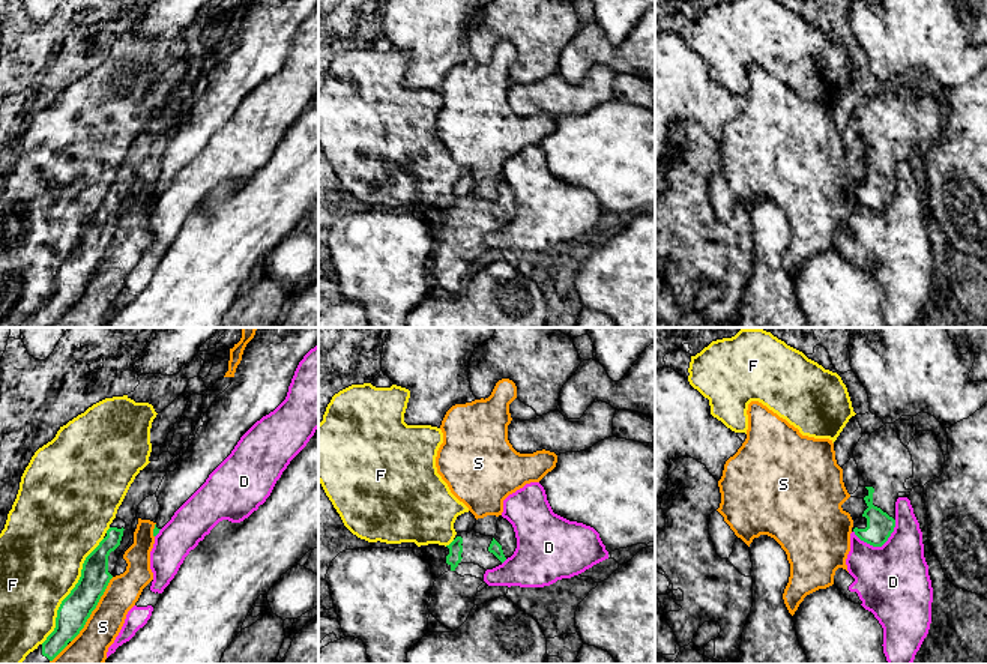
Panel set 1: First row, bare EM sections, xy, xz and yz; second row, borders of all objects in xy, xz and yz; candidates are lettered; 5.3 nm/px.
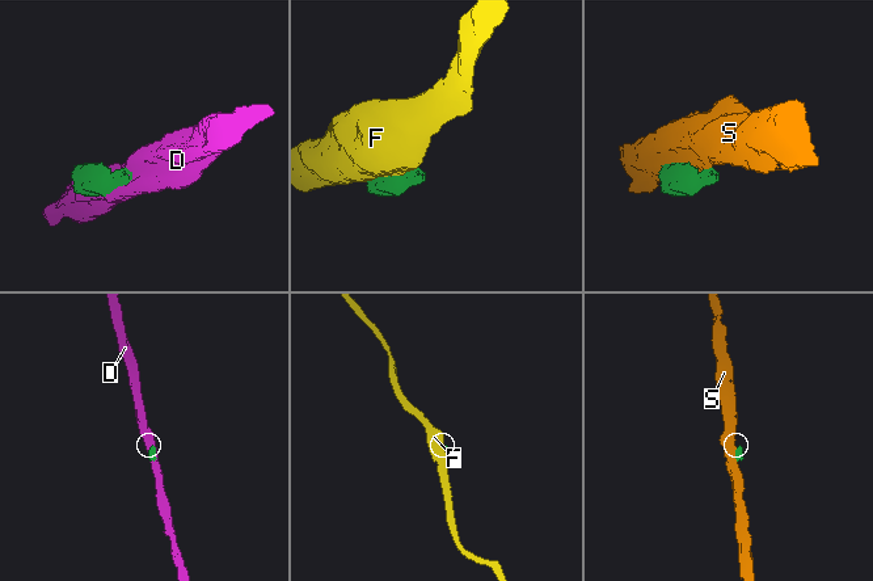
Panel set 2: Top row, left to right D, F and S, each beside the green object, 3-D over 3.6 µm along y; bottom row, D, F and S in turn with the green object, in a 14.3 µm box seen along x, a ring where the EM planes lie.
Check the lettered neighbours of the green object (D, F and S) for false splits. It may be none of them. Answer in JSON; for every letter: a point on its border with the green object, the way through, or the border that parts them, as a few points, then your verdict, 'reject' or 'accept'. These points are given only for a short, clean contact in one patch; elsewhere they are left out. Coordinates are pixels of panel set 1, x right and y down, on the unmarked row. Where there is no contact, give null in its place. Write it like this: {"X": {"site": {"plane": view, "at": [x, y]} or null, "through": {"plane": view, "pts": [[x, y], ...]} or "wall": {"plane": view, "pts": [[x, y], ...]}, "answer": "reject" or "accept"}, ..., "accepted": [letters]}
{"D": {"site": {"plane": "yz", "at": [879, 209]}, "answer": "reject"}, "F": {"site": {"plane": "xy", "at": [71, 254]}, "answer": "reject"}, "S": {"site": {"plane": "xy", "at": [93, 272]}, "answer": "reject"}, "accepted": []}

